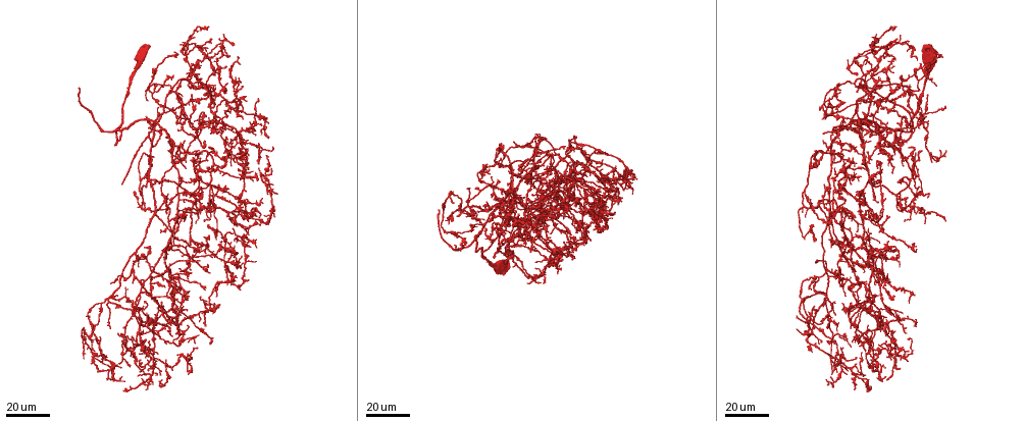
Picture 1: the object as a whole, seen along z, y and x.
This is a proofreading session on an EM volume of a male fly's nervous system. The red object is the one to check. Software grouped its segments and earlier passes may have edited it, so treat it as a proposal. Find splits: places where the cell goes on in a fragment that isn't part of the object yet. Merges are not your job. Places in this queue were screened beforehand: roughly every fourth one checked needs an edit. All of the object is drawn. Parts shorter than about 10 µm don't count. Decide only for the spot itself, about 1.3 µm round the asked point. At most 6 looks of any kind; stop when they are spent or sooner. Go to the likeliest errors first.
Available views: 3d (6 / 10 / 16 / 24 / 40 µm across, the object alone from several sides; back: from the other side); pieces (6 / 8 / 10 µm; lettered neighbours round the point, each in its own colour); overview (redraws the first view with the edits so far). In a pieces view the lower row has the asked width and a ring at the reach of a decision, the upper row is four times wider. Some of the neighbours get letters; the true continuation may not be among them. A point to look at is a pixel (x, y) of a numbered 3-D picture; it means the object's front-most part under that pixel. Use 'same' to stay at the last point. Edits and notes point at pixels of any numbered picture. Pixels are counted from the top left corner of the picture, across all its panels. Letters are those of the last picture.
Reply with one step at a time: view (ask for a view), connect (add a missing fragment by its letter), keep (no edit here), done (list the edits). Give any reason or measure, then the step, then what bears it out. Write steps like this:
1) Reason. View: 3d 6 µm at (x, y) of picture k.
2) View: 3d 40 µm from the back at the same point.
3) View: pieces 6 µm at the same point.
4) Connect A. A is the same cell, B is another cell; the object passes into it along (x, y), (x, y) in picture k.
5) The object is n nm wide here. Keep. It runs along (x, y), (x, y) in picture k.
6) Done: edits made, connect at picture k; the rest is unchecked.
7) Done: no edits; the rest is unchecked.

Branch stops here. View: 3d 24 µm at (438, 210) of picture 1.

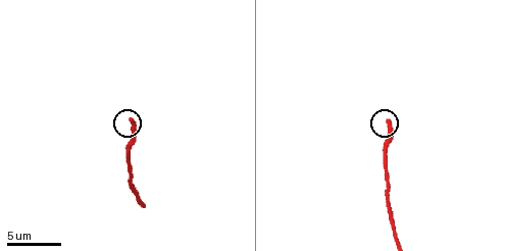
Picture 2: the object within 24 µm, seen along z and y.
View: pieces 8 µm at (388, 123) of picture 2.

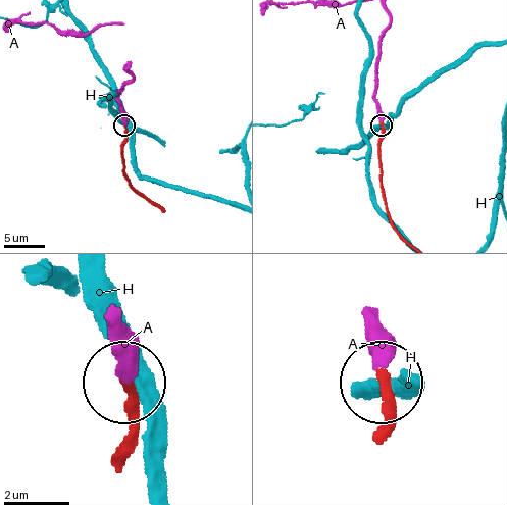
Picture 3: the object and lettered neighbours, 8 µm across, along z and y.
Connect A. A is the same cell, H is another cell; the object passes into it along (121, 450), (127, 393), (118, 318) in picture 3; it goes on there.

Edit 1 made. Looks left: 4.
Long arm stops here. View: 3d 24 µm at (120, 184) of picture 1.

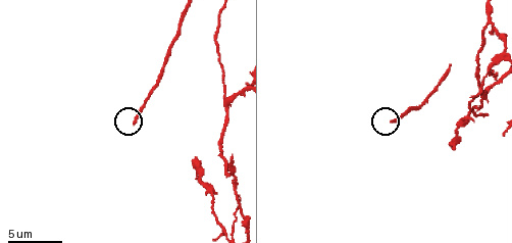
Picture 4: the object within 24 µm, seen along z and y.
View: pieces 10 µm at (134, 123) of picture 4.

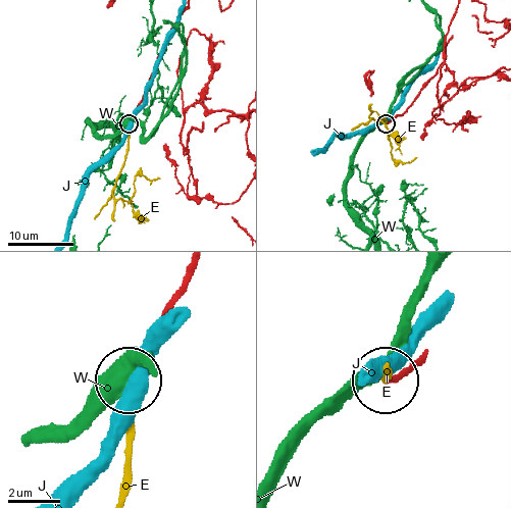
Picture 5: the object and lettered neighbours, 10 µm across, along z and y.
The object is 190 nm wide here. Connect E. E is the same cell, J and W are other cells; the cell continues.

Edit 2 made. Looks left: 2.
Done: edits made, connect at picture 3, connect at picture 5; the rest is unchecked.

